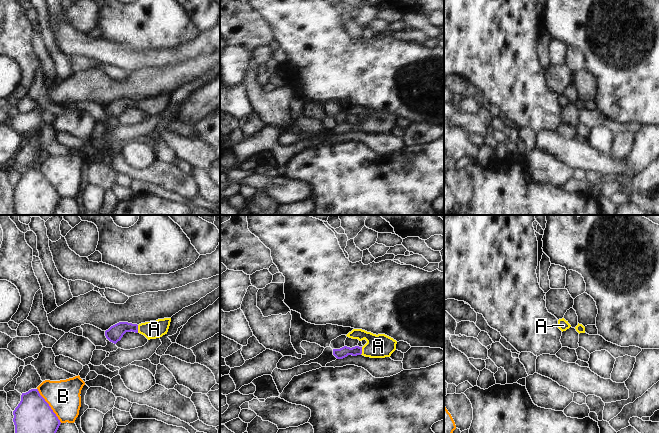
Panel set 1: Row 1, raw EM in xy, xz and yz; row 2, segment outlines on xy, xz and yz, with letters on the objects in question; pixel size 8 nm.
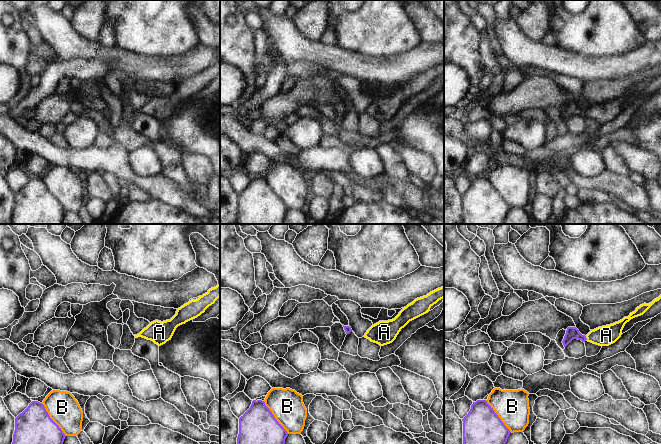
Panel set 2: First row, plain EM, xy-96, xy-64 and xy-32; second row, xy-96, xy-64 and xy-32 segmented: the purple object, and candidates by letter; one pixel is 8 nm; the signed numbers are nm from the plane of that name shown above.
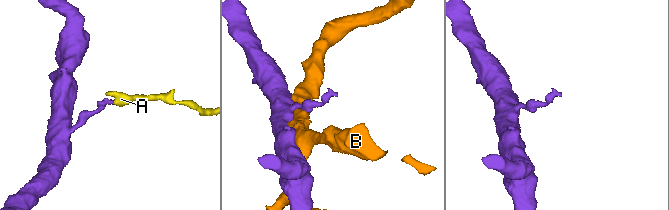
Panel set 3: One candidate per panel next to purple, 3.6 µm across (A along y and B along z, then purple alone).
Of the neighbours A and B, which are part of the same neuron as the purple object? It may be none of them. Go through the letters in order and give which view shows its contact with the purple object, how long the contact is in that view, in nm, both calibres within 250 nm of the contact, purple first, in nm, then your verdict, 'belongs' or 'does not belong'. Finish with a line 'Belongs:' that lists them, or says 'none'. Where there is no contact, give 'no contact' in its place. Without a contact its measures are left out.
A: meets purple in xy; contact 60 nm long; 130 nm thick on the purple side, 140 nm on the other; belongs
B: meets purple in xy; contact 340 nm long; 300 nm thick on the purple side, 260 nm on the other; does not belong
Belongs: A

